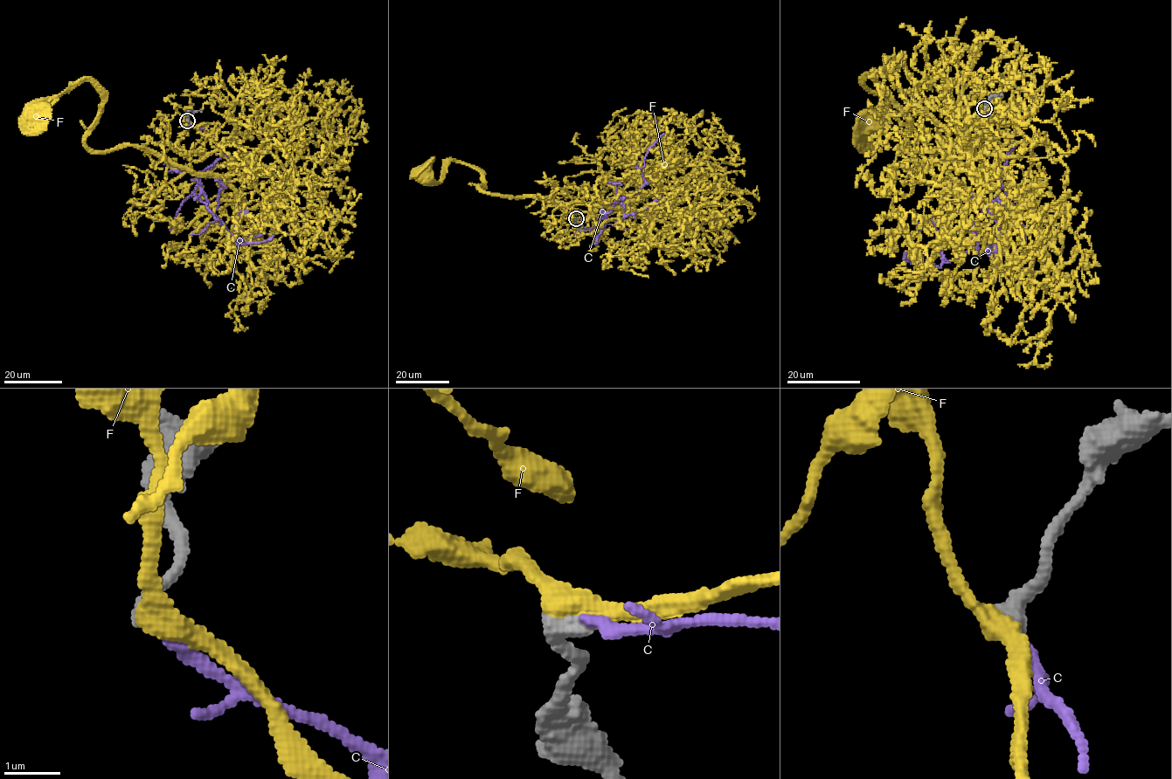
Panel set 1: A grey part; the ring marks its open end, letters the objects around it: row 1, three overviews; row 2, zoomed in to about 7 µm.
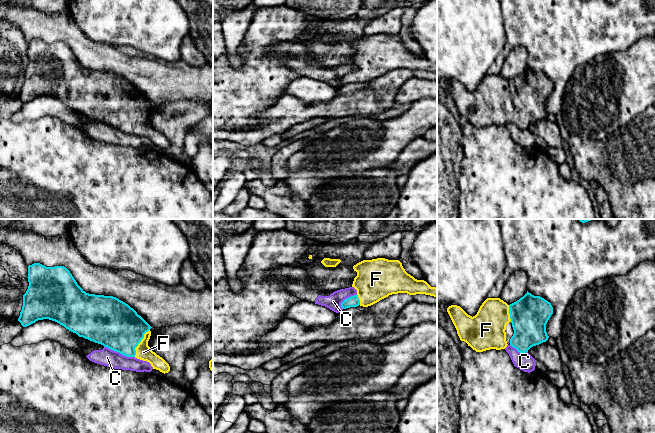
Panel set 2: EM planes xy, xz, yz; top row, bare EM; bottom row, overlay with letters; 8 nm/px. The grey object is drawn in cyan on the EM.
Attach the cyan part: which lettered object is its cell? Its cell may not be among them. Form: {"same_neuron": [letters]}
{"same_neuron": ["F"]}

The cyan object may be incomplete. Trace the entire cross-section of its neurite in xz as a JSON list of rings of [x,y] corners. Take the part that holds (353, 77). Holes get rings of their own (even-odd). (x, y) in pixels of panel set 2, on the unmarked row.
[[[385,34],[363,36],[354,41],[353,45],[357,48],[357,52],[354,54],[352,63],[357,66],[357,70],[341,79],[343,85],[359,81],[368,83],[389,71],[398,69],[407,69],[409,71],[425,70],[437,74],[437,64],[431,63],[426,57],[417,56],[408,50],[399,36],[388,36]]]

